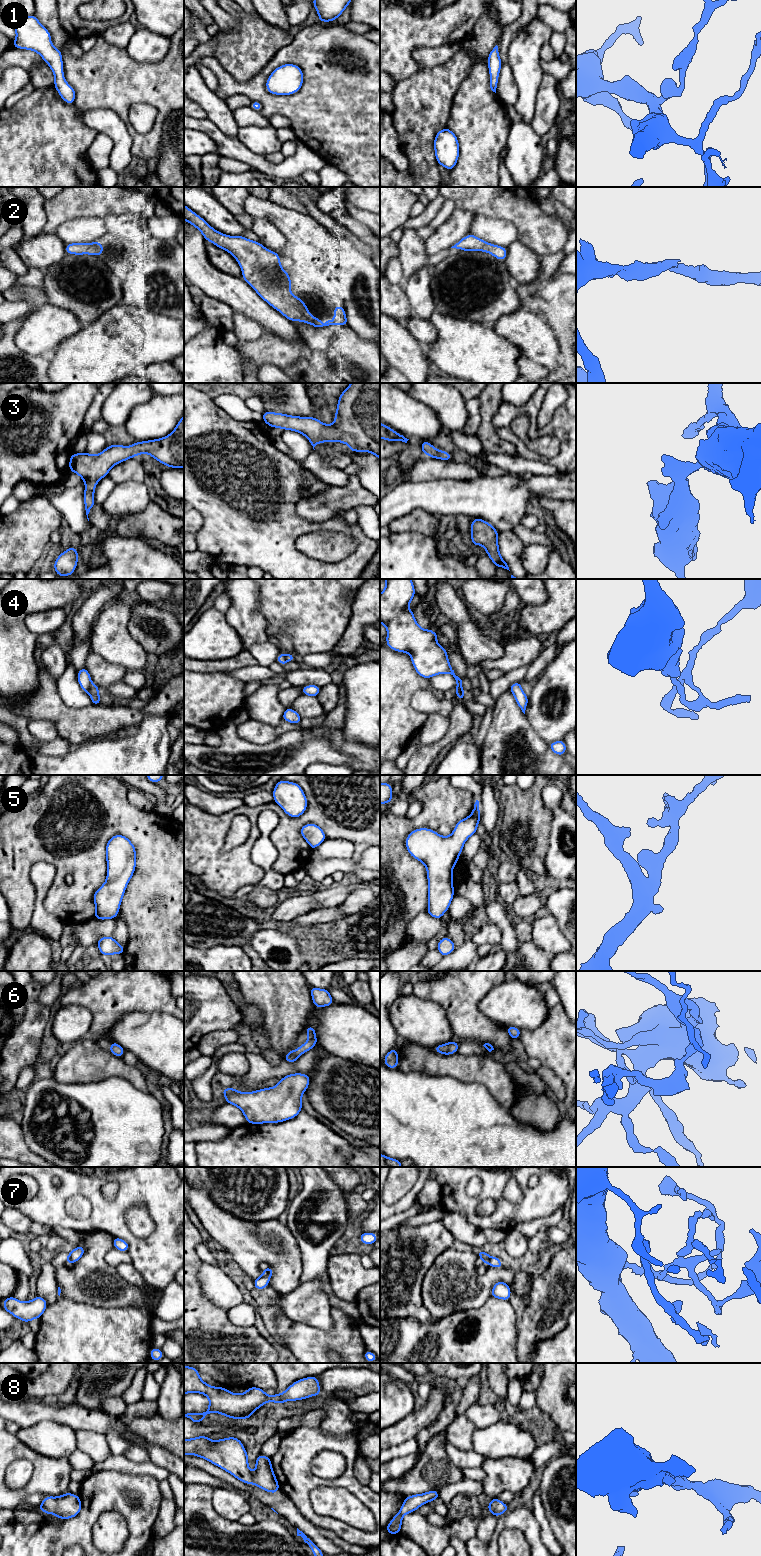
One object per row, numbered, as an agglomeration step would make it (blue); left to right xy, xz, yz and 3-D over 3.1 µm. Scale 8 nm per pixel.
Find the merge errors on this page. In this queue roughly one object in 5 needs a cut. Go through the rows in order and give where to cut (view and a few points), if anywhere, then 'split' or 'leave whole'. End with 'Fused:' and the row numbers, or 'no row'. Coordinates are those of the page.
1: no cut | leave whole
2: no cut | leave whole
3: no cut | leave whole
4: yz (456, 686), (459, 686), (464, 692) | split
5: no cut | leave whole
6: no cut | leave whole
7: no cut | leave whole
8: no cut | leave whole
Fused: 4

